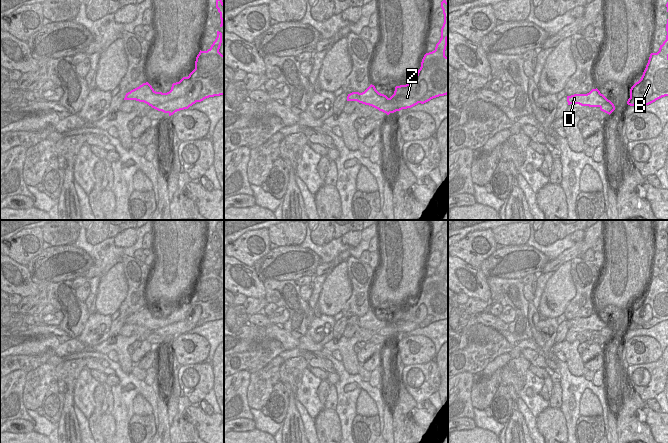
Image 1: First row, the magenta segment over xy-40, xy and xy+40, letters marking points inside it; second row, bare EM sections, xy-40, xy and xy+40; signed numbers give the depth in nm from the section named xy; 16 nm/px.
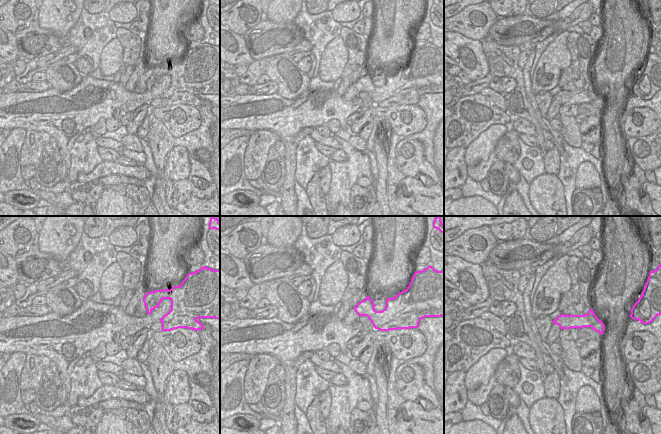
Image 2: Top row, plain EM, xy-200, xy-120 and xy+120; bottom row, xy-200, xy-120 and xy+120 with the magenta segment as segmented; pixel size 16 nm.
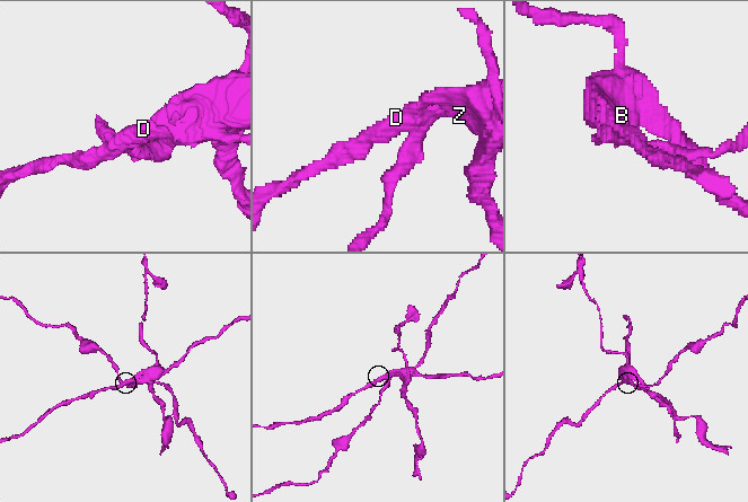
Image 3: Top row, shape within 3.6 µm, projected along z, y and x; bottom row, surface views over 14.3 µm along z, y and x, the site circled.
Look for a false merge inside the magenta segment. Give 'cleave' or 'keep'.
cleave

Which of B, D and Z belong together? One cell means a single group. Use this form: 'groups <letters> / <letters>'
groups B D / Z

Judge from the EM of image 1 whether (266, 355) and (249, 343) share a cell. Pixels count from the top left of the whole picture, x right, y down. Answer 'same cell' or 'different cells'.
different cells

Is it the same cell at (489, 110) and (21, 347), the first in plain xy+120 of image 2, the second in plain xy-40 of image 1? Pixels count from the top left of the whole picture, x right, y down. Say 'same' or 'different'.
different

